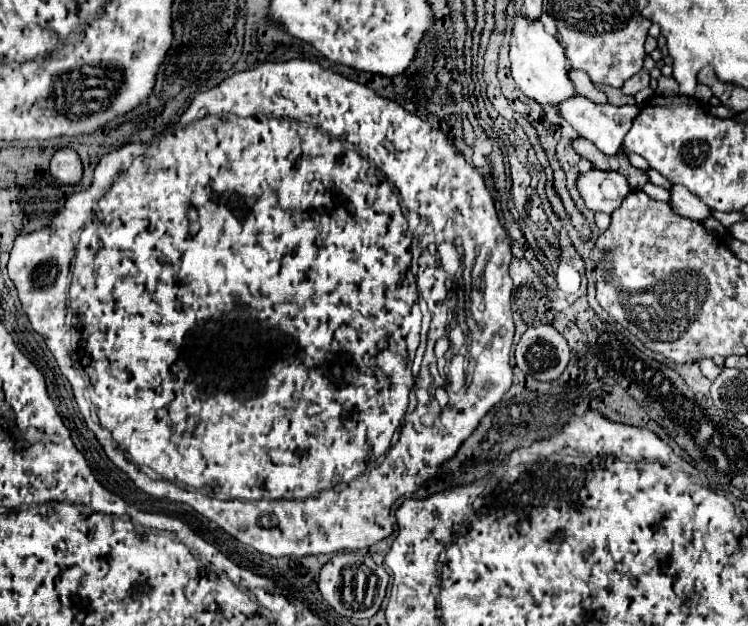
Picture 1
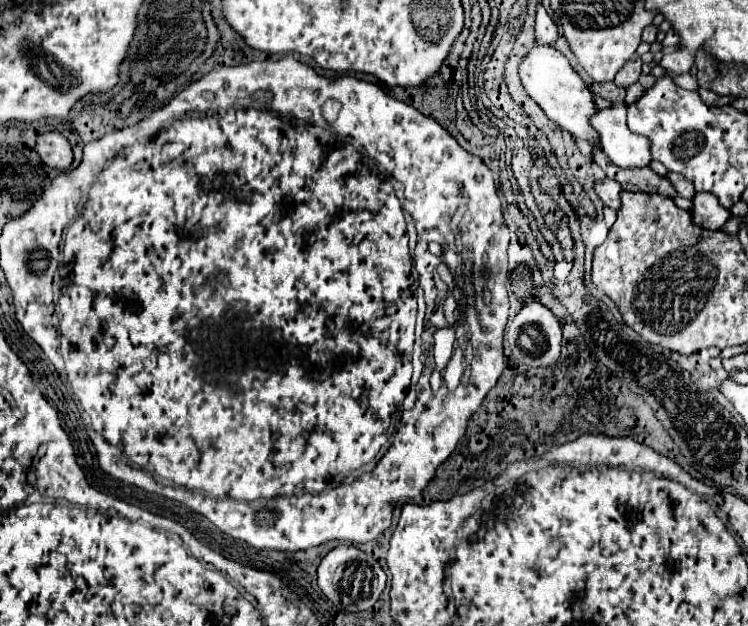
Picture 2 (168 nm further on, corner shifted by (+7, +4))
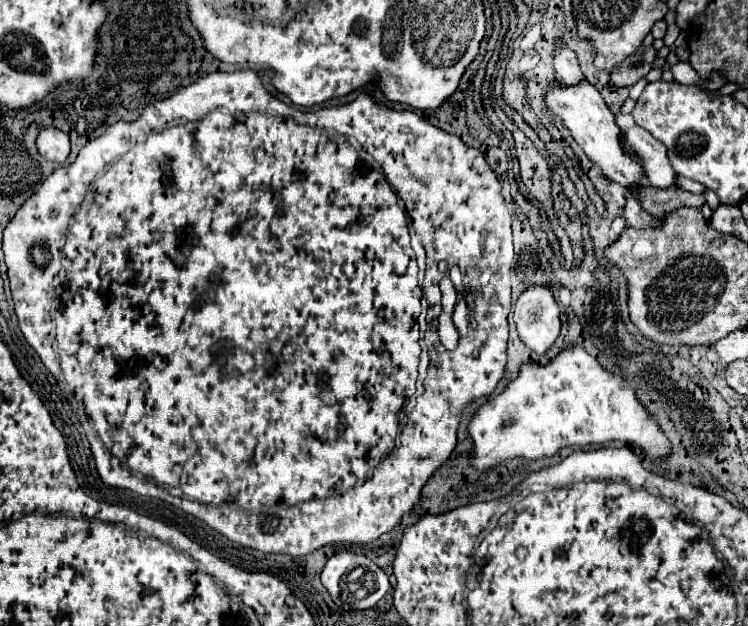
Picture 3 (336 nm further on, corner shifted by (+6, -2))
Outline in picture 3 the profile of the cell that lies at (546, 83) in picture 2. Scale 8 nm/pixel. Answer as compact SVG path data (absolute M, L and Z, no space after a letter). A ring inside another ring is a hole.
M553 80L545 88L543 102L555 116L561 118L563 126L571 132L575 142L585 150L587 158L595 162L609 180L615 180L625 188L633 188L641 184L641 168L637 160L623 148L621 130L613 122L613 112L607 108L595 86L591 86L587 80L581 80L579 84L571 84L571 86Z

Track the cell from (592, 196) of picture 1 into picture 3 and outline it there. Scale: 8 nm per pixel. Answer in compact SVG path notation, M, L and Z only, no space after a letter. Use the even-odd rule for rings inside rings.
M627 198L625 206L623 206L623 214L621 214L627 222L627 226L633 226L633 228L647 228L647 226L653 226L657 224L657 220L653 216L649 216L635 198Z

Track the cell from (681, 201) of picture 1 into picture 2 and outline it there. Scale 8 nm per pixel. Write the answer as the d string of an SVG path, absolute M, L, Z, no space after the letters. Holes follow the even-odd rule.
M698 192L694 196L692 218L694 218L696 226L704 226L708 230L720 230L732 218L732 212L726 210L724 206L720 206L720 202L718 202L718 198L714 198L714 194Z

